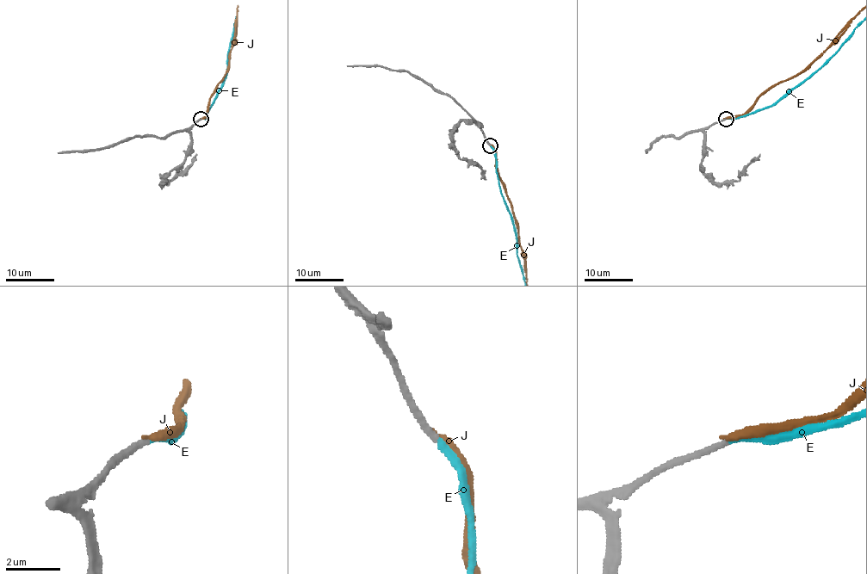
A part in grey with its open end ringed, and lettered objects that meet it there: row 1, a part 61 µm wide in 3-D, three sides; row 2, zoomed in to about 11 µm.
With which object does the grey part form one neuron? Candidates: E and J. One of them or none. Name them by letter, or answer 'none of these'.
E

